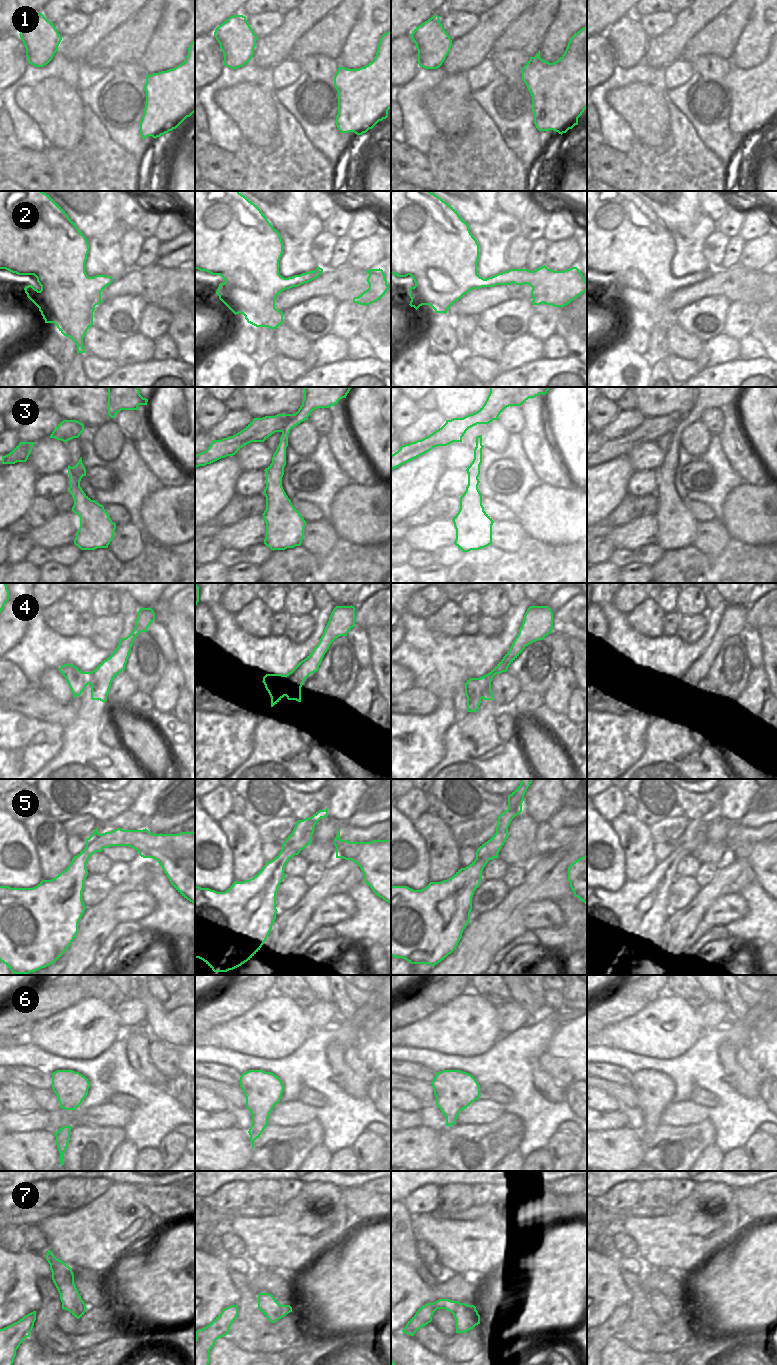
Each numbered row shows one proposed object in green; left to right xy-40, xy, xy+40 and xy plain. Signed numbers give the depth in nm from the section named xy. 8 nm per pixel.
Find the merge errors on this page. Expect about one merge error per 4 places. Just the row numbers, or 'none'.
3, 7

